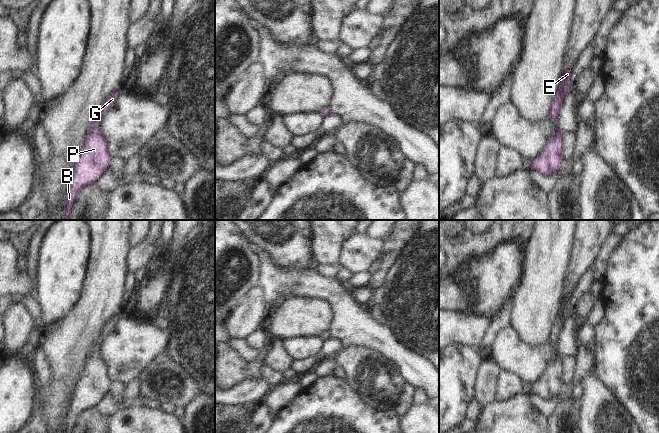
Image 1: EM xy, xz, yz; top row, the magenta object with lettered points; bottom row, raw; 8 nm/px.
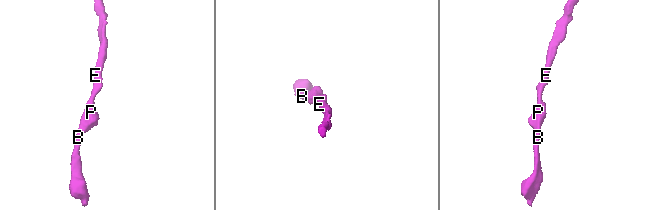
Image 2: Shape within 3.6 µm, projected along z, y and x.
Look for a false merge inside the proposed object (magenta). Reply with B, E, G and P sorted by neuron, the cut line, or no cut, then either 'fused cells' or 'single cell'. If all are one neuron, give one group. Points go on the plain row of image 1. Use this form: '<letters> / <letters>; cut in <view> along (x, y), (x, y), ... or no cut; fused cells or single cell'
B E G P; no cut; single cell

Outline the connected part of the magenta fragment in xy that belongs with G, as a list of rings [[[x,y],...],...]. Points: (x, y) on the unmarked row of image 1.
[[[111,317],[102,327],[100,336],[86,361],[81,377],[75,387],[72,402],[65,418],[64,433],[71,433],[76,417],[83,411],[94,408],[109,393],[111,380],[100,357],[103,339],[113,330],[119,317]]]

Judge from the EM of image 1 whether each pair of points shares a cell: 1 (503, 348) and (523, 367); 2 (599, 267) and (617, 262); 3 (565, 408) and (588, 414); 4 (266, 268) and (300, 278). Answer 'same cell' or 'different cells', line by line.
1: same cell
2: different cells
3: different cells
4: same cell

